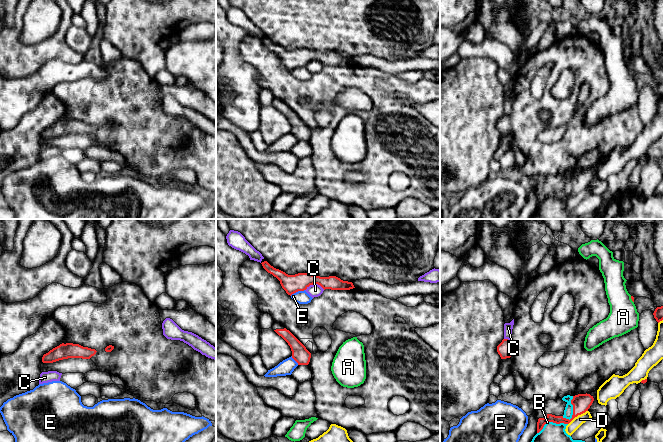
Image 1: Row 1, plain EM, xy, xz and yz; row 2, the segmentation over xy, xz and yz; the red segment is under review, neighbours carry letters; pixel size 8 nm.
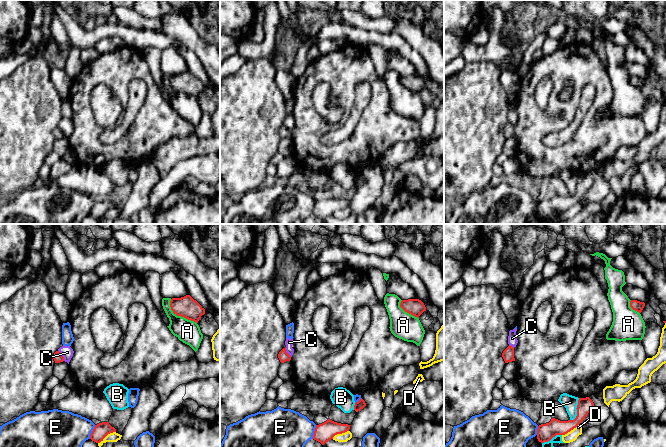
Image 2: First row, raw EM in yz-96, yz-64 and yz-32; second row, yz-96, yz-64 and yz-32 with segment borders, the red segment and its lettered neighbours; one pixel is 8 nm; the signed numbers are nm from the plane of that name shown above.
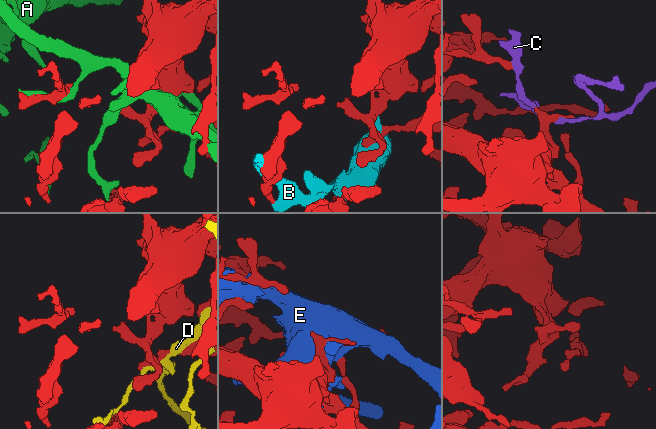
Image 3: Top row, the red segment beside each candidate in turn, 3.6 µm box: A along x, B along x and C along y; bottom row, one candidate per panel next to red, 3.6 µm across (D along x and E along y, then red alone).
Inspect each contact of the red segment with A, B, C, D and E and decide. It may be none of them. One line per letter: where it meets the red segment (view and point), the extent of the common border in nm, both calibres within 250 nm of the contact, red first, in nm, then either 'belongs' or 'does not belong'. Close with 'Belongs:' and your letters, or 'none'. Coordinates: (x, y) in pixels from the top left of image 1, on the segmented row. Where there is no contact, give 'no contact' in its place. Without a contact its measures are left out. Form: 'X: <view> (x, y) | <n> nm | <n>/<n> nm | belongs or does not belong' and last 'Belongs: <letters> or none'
A: yz (631, 298) | 60 nm | 20/240 nm | does not belong
B: yz (551, 421) | 260 nm | 100/280 nm | does not belong
C: xz (314, 283) | 160 nm | 150/110 nm | does not belong
D: yz (577, 415) | 200 nm | 150/80 nm | does not belong
E: xz (297, 291) | 130 nm | 150/110 nm | does not belong
Belongs: none

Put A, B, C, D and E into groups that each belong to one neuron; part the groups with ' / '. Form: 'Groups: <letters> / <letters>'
Groups: A / B / C / D / E

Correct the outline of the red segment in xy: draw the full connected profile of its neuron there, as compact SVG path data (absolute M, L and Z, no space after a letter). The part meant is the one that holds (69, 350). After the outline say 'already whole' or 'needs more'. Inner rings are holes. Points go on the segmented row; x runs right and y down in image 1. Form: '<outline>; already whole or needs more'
M62 343L50 350L48 353L44 354L42 357L42 362L53 363L68 358L90 359L96 354L96 352L97 351L95 349L83 347L79 344Z; already whole

